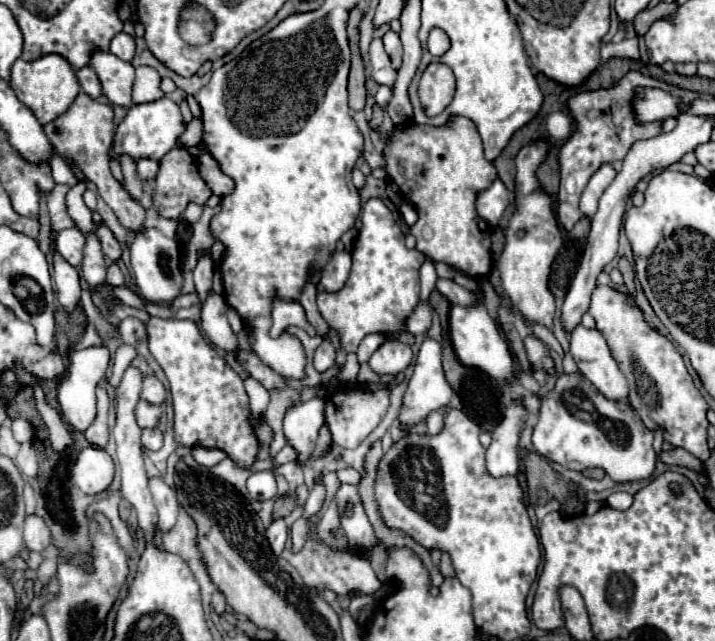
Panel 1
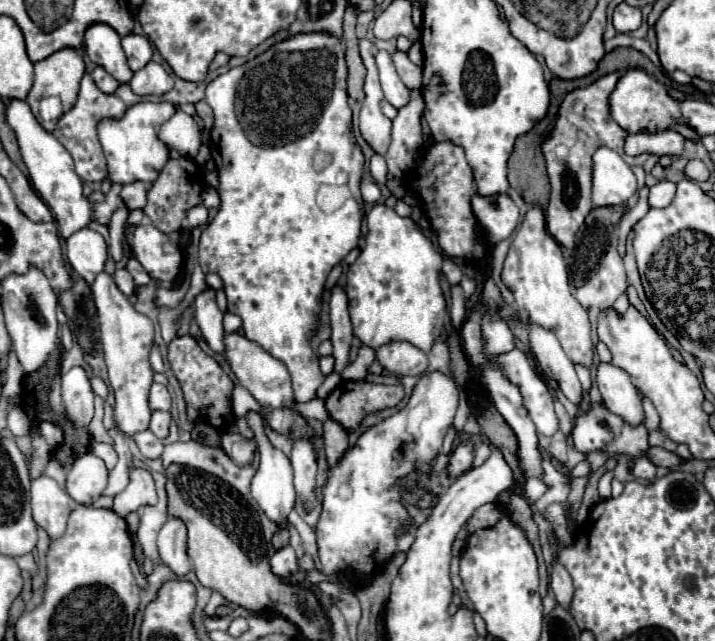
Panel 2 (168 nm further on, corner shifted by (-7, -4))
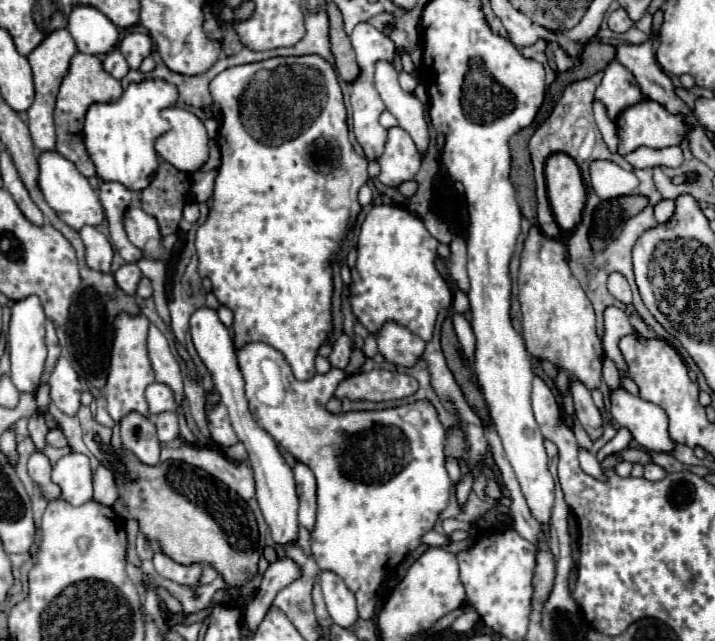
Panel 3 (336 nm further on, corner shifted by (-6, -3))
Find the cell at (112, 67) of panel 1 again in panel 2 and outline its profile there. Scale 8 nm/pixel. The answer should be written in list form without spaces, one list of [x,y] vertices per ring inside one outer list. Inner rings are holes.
[[[93,23],[85,29],[83,51],[95,65],[103,65],[117,81],[125,83],[133,77],[121,49],[121,37],[107,23]]]

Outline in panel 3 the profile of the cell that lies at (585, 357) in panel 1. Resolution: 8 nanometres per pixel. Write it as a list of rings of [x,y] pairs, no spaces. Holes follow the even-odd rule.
[[[622,386],[610,390],[610,414],[614,422],[630,430],[632,438],[650,452],[670,452],[674,442],[668,436],[668,418],[660,406],[632,396]]]

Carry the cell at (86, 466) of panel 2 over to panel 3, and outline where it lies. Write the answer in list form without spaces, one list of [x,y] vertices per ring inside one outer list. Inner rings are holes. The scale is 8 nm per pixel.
[[[70,452],[68,456],[60,458],[52,470],[52,480],[60,486],[62,500],[70,502],[72,506],[86,504],[94,498],[92,478],[94,472],[88,456],[78,452]]]

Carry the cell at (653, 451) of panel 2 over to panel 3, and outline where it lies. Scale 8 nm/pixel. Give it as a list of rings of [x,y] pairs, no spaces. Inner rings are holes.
[[[626,448],[626,450],[622,450],[620,454],[616,454],[620,460],[628,460],[628,462],[640,462],[640,464],[648,464],[648,462],[652,462],[652,456],[646,452],[646,450],[642,450],[642,448]]]

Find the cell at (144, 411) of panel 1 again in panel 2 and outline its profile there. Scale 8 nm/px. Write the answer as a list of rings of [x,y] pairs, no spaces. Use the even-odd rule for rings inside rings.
[[[153,411],[149,429],[151,429],[159,439],[165,439],[165,437],[169,435],[169,425],[171,425],[171,415],[169,415],[167,411]]]

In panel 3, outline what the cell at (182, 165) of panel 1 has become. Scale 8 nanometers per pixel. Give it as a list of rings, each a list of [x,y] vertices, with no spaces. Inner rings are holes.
[[[168,162],[160,164],[150,186],[140,192],[142,210],[146,210],[146,214],[156,218],[162,236],[178,232],[182,208],[186,204],[186,194],[188,194],[186,174],[182,174]]]

